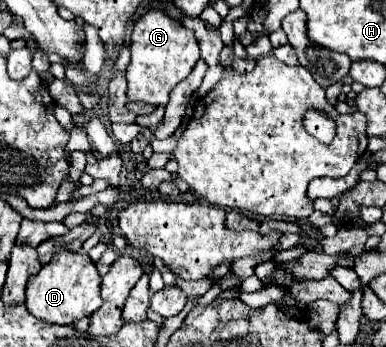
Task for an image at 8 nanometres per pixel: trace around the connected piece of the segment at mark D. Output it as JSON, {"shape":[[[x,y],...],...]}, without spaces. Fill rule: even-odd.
{"shape":[[[56,252],[48,264],[36,276],[30,276],[26,284],[26,308],[34,318],[50,324],[74,324],[76,320],[90,316],[102,306],[100,298],[100,274],[88,254]]]}

